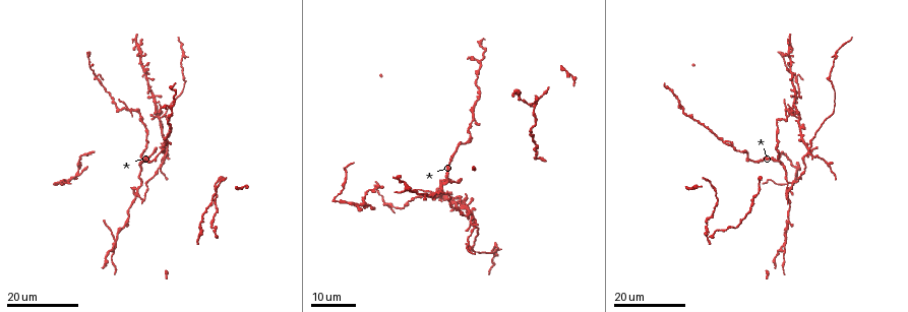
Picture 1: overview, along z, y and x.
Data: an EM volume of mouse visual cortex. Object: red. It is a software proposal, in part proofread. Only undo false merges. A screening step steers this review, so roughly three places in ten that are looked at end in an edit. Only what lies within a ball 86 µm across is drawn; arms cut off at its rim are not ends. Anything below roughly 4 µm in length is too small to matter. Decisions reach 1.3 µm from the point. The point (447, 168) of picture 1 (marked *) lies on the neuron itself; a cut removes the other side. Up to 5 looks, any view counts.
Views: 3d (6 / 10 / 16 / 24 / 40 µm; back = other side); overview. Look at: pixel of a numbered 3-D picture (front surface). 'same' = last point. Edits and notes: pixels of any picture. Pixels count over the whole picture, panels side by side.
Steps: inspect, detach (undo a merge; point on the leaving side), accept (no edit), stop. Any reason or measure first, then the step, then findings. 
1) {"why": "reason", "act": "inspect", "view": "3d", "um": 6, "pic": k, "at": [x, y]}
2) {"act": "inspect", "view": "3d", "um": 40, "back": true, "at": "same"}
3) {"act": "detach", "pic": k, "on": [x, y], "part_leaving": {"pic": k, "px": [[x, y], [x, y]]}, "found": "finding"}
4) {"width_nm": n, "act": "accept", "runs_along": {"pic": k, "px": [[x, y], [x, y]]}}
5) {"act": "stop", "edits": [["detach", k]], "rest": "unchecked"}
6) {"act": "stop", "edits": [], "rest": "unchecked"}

{"why": "narrows sharply", "act": "inspect", "view": "3d", "um": 24, "pic": 1, "at": [750, 159]}

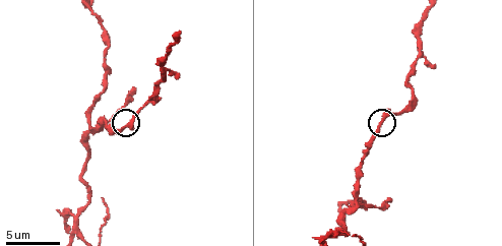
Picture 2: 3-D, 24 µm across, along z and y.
{"act": "inspect", "view": "3d", "um": 6, "pic": 2, "at": [378, 125]}

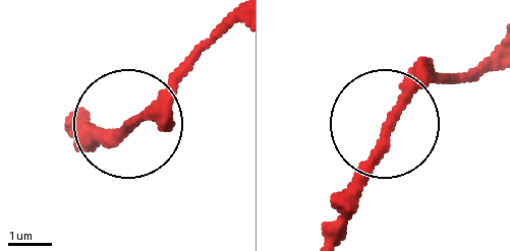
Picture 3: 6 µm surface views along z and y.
{"width_nm": 200, "act": "accept", "found": "continuous, no second neuron"}

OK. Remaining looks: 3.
{"why": "three-way junction", "act": "inspect", "view": "3d", "um": 16, "pic": 1, "at": [787, 108]}

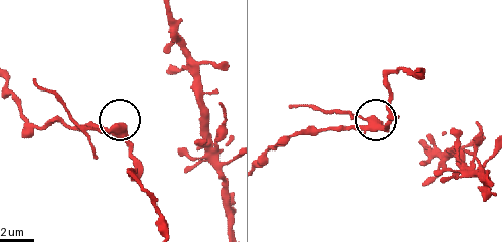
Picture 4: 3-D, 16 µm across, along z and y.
{"act": "inspect", "view": "3d", "um": 6, "pic": 4, "at": [368, 121]}

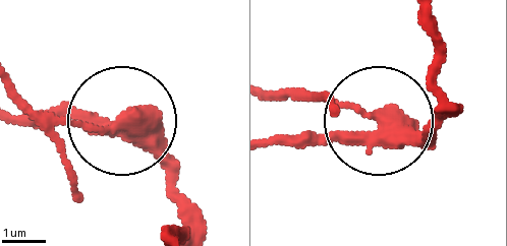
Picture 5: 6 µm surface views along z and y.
{"width_nm": 410, "act": "detach", "pic": 5, "on": [79, 123], "part_leaving": {"pic": 5, "px": [[138, 126], [54, 122], [10, 82]]}, "found": "two neurons meet here"}

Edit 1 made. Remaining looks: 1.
{"why": "thin arm on a thick one", "act": "inspect", "view": "3d", "um": 10, "pic": 2, "at": [163, 73]}

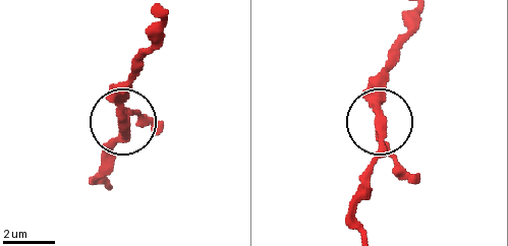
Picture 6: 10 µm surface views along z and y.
{"side_arm_um": 42, "act": "accept", "runs_along": {"pic": 6, "px": [[361, 233], [357, 193], [377, 155], [377, 126], [401, 178]]}, "found": "one neuron here"}

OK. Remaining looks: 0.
{"act": "stop", "edits": [["detach", 5]], "rest": "unchecked"}

